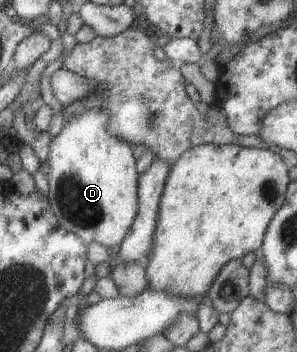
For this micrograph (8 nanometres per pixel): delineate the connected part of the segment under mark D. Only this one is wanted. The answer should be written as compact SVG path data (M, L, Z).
M97 108L94 111L81 112L81 114L77 114L77 116L73 116L73 118L69 118L67 122L64 122L61 131L57 136L52 136L49 142L49 152L47 152L47 168L49 168L49 172L47 172L46 179L49 185L49 190L47 190L48 204L51 210L51 213L55 218L57 218L58 224L67 232L71 234L75 234L83 244L88 246L89 244L101 244L101 246L105 246L107 248L107 253L111 248L115 245L120 244L123 240L123 236L127 235L131 228L131 224L135 218L135 214L137 212L137 180L138 173L135 168L135 160L132 154L132 146L129 146L127 142L123 142L123 140L117 140L115 136L109 136L107 134L107 112L103 110L103 108Z

